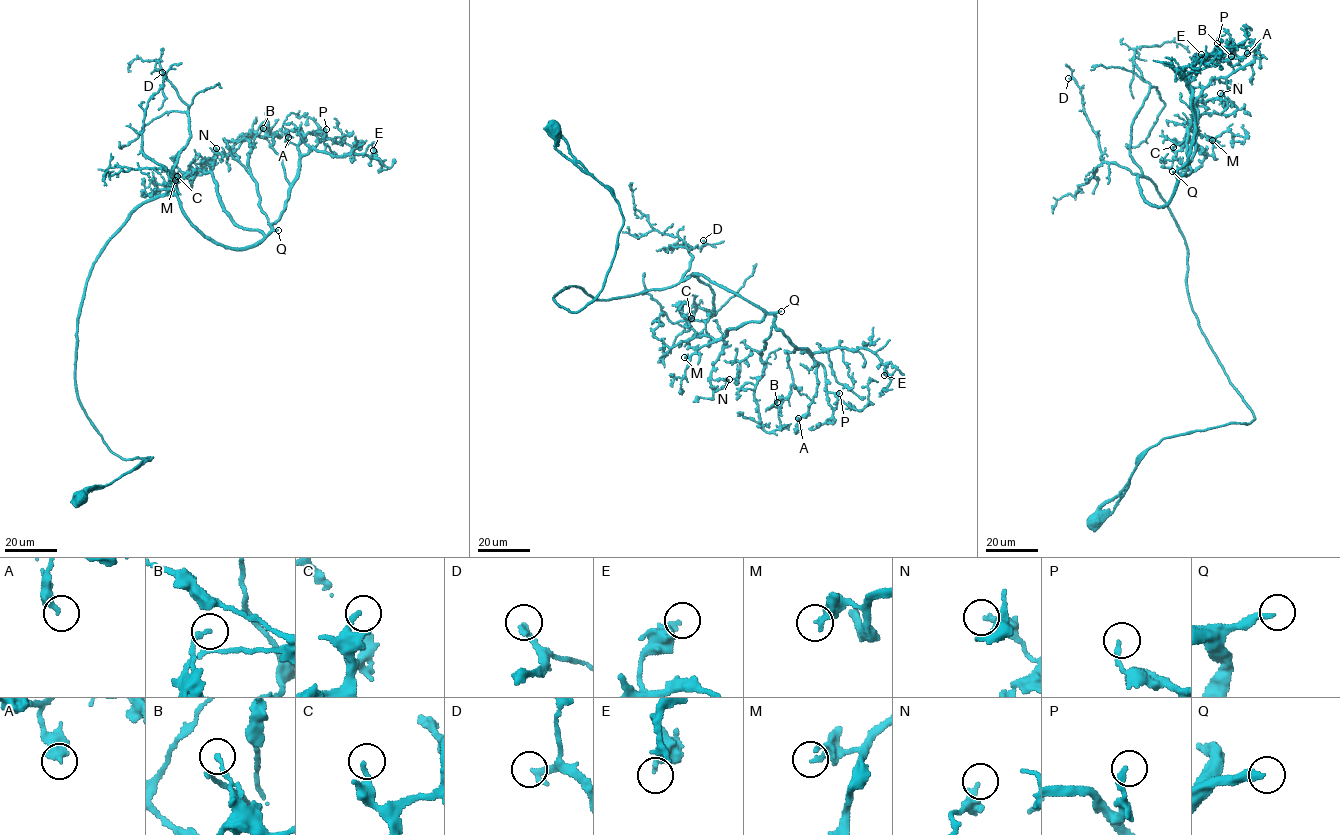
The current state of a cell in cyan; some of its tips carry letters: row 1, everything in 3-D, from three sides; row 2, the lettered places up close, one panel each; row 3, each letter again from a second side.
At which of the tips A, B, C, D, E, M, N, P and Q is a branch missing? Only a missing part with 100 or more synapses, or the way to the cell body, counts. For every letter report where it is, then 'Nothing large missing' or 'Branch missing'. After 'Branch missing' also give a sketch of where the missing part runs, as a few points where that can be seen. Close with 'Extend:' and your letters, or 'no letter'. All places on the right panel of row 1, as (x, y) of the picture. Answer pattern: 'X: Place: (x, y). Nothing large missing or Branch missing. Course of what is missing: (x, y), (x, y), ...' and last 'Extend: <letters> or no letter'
A: Place: (1247, 53). Nothing large missing
B: Place: (1231, 56). Nothing large missing
C: Place: (1173, 147). Nothing large missing
D: Place: (1068, 78). Nothing large missing
E: Place: (1201, 54). Nothing large missing
M: Place: (1212, 140). Nothing large missing
N: Place: (1220, 93). Nothing large missing
P: Place: (1217, 43). Nothing large missing
Q: Place: (1172, 171). Branch missing. Course of what is missing: (1172, 171), (1179, 159), (1173, 153), (1171, 105), (1155, 80), (1162, 83), (1164, 73), (1178, 68), (1183, 77)
Extend: Q

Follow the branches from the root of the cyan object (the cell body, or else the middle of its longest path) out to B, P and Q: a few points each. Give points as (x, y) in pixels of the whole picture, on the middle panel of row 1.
B: (553, 130), (623, 222), (602, 290), (556, 304), (698, 273), (797, 349), (777, 402)
P: (553, 130), (623, 222), (602, 290), (556, 304), (698, 273), (772, 313), (839, 393)
Q: (553, 130), (623, 222), (602, 290), (574, 312), (556, 304), (572, 286), (607, 300), (695, 273), (781, 311)

